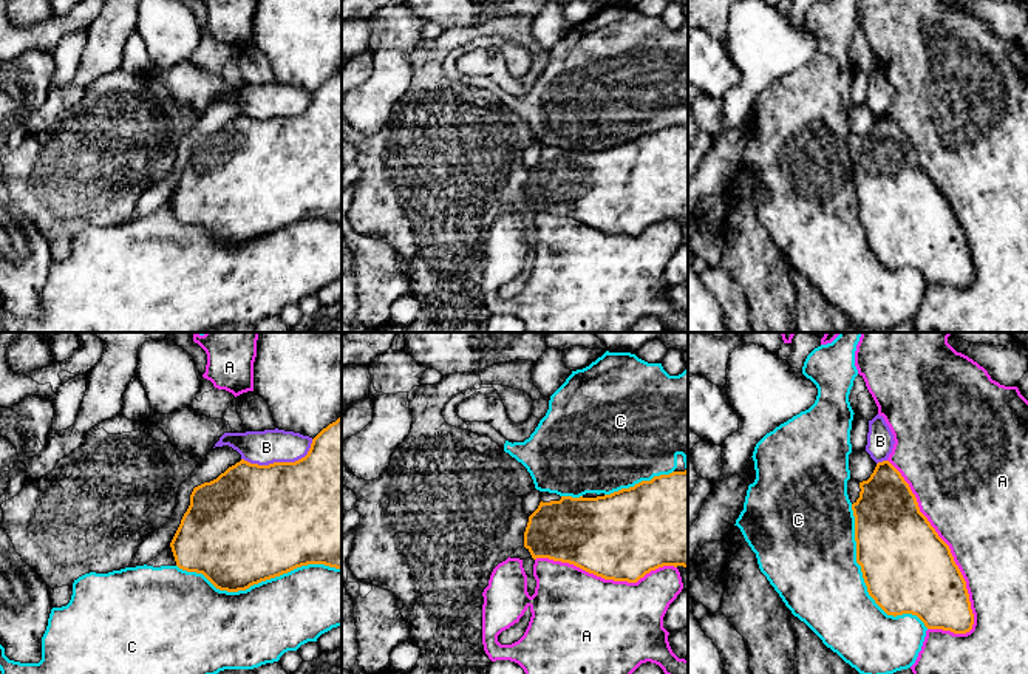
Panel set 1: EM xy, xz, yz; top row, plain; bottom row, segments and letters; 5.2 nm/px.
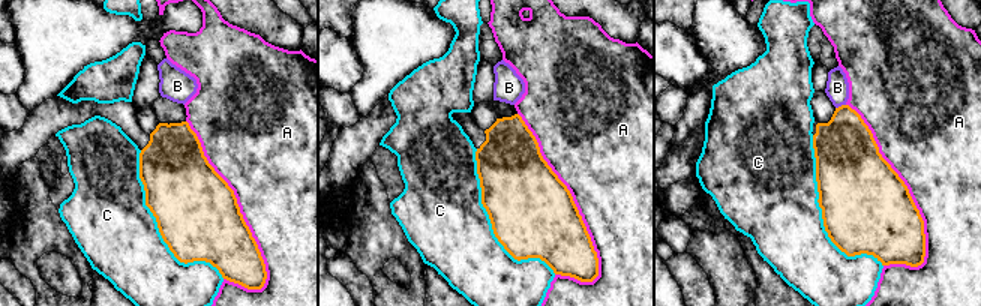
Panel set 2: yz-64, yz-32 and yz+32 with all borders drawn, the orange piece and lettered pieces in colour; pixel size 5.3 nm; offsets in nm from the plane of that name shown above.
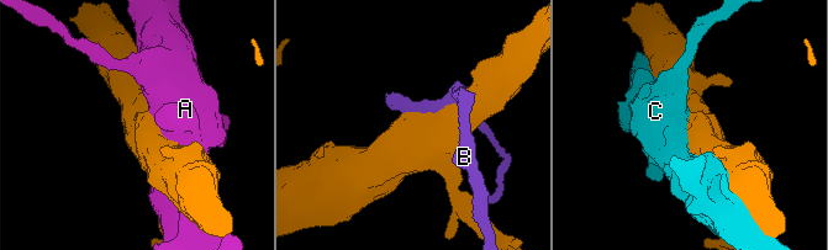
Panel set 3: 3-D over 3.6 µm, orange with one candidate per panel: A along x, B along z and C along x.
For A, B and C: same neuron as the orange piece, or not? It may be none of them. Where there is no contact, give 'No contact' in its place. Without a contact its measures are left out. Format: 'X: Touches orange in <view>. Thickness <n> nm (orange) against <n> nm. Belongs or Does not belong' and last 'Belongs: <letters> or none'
A: Touches orange in yz. Thickness 460 nm (orange) against 480 nm. Does not belong
B: Touches orange in xy. Thickness 500 nm (orange) against 180 nm. Does not belong
C: Touches orange in xy. Thickness 500 nm (orange) against 400 nm. Does not belong
Belongs: none

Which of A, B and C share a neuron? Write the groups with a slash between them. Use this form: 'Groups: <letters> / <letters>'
Groups: A / B / C

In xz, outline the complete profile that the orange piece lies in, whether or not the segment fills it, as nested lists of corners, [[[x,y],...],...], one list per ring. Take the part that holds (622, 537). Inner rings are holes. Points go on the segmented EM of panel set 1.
[[[688,470],[597,498],[541,492],[541,502],[529,516],[524,547],[533,560],[569,563],[614,581],[637,583],[663,566],[688,569]]]

